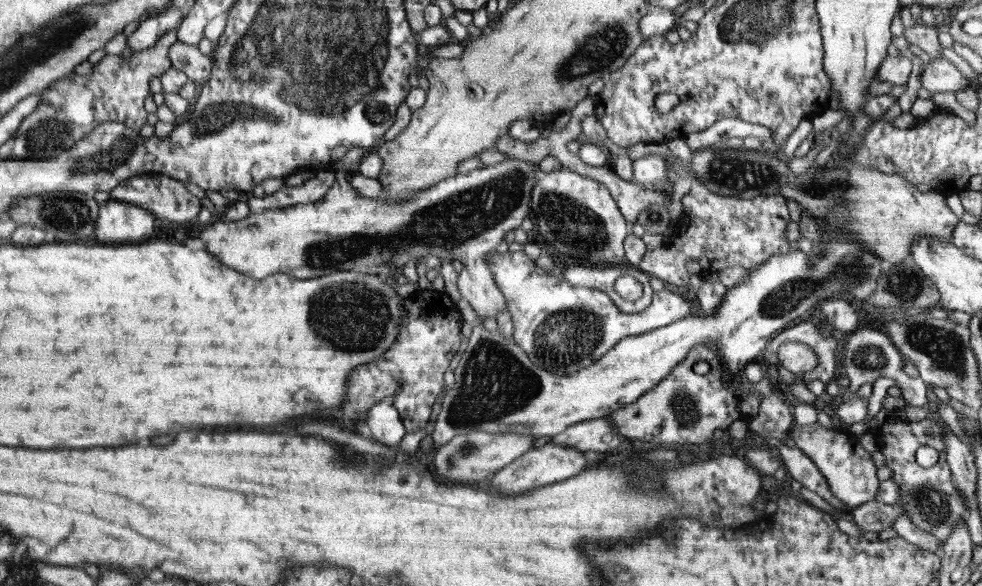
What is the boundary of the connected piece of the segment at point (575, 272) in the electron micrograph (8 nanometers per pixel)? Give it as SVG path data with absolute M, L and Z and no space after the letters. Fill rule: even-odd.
M576 265L570 266L562 273L562 277L573 285L580 285L584 288L597 288L598 291L604 292L612 300L616 300L616 306L624 299L614 291L614 283L620 276L630 275L642 283L642 286L648 284L650 288L650 277L648 273L642 272L635 266L626 265L623 268L606 267L600 268L596 265Z

